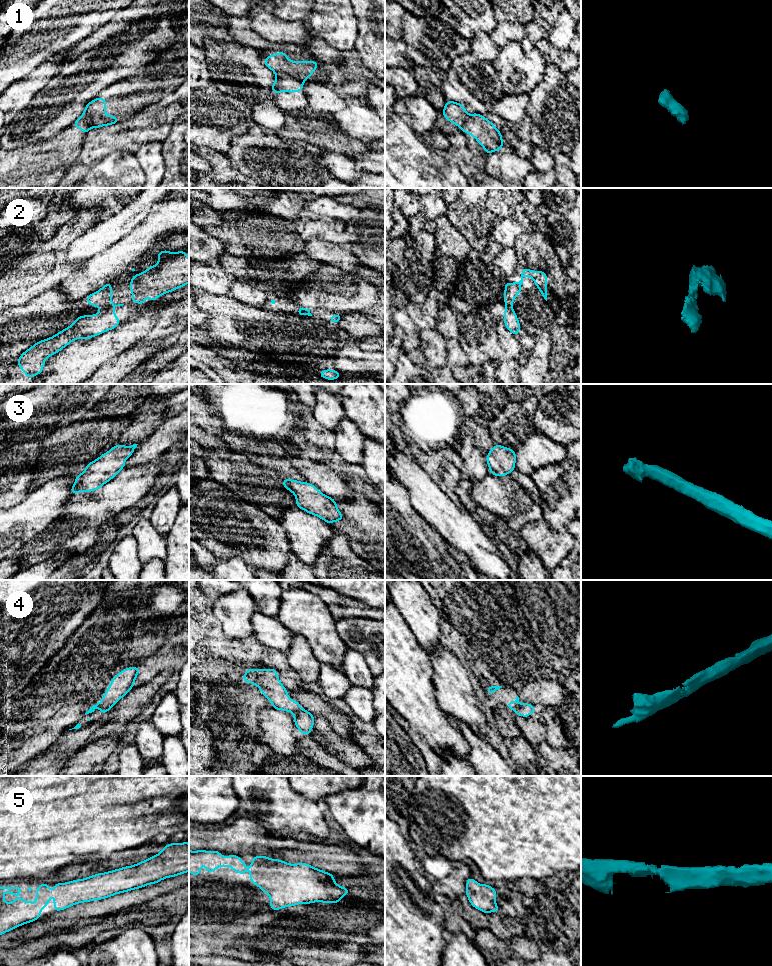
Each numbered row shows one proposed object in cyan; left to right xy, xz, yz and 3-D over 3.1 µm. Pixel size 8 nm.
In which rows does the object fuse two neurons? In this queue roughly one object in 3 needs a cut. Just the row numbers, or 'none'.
1

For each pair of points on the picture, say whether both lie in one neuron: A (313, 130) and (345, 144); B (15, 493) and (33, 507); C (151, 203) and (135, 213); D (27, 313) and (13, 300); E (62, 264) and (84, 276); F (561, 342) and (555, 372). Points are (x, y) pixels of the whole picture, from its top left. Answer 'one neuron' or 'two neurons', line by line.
A: one neuron
B: two neurons
C: one neuron
D: two neurons
E: two neurons
F: one neuron

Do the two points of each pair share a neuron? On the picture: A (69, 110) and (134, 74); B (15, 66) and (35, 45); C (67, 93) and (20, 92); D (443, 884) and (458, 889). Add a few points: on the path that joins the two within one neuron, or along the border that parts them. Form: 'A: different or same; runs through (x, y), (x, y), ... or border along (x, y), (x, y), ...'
A: same; runs through (85, 94), (109, 73), (118, 73)
B: same; runs through (19, 61), (30, 50)
C: different; border along (44, 86), (31, 99)
D: same; runs through (447, 886), (454, 886)

